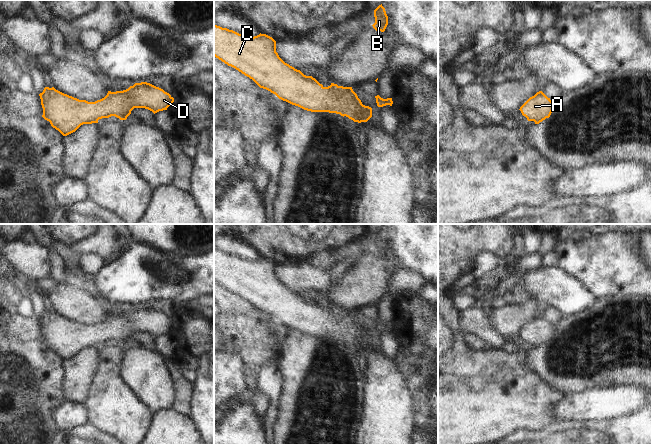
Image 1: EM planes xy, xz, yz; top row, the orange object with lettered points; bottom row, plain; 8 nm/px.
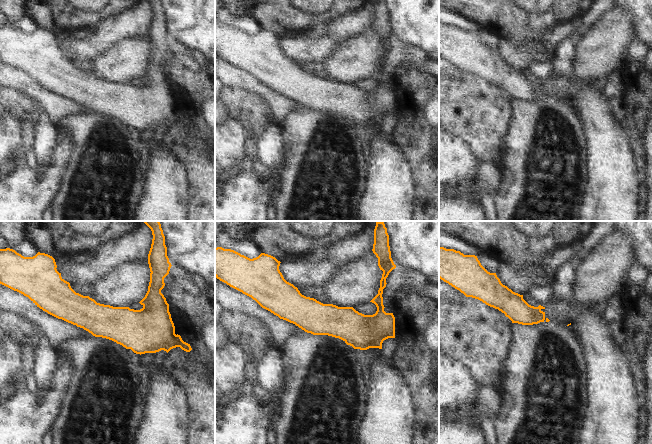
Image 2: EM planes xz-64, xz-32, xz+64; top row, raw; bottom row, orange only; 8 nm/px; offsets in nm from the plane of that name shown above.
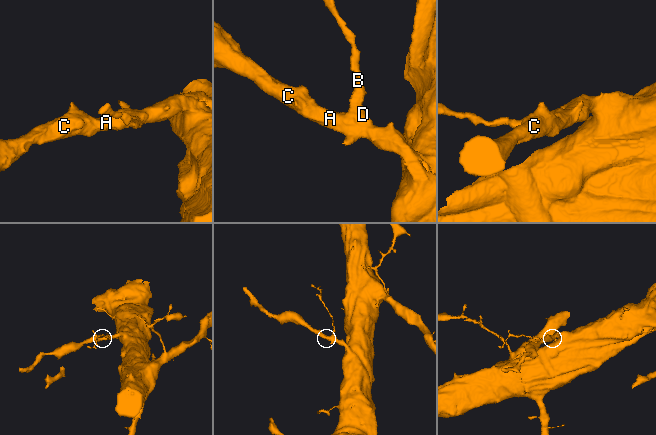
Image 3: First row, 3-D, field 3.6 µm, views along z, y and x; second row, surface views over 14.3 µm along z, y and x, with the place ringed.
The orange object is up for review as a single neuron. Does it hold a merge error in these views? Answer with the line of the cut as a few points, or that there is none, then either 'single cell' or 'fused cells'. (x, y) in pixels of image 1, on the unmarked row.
cut none; single cell

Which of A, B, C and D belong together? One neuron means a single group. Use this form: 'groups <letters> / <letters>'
groups A B C D

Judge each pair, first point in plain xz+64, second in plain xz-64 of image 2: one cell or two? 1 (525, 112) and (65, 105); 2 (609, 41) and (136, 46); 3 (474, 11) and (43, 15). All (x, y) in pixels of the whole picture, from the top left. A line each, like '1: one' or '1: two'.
1: two
2: one
3: one

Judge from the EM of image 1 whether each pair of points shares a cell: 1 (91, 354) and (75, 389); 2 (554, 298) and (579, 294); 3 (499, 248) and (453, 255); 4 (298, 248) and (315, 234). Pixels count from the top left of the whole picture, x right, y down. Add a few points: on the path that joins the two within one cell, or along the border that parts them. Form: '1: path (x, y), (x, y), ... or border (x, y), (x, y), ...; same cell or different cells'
1: path (85, 363), (79, 370), (77, 380); same cell
2: path (560, 294), (573, 294); same cell
3: path (488, 245), (464, 246); same cell
4: border (293, 234), (309, 241), (319, 241), (327, 234); different cells

